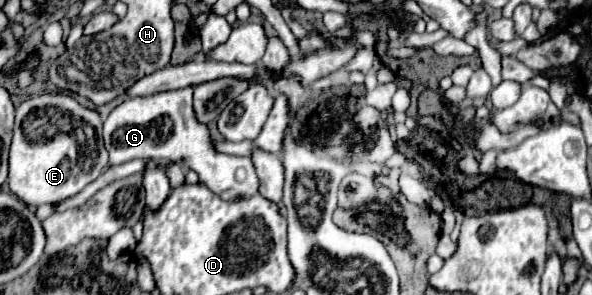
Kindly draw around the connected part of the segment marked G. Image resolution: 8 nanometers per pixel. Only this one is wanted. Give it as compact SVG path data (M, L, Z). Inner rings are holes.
M193 87L155 93L149 97L133 97L117 105L105 119L105 147L109 149L109 165L129 159L173 159L185 169L193 169L199 181L225 199L249 197L257 193L257 173L251 157L223 155L215 151L209 127L203 125L193 109Z

